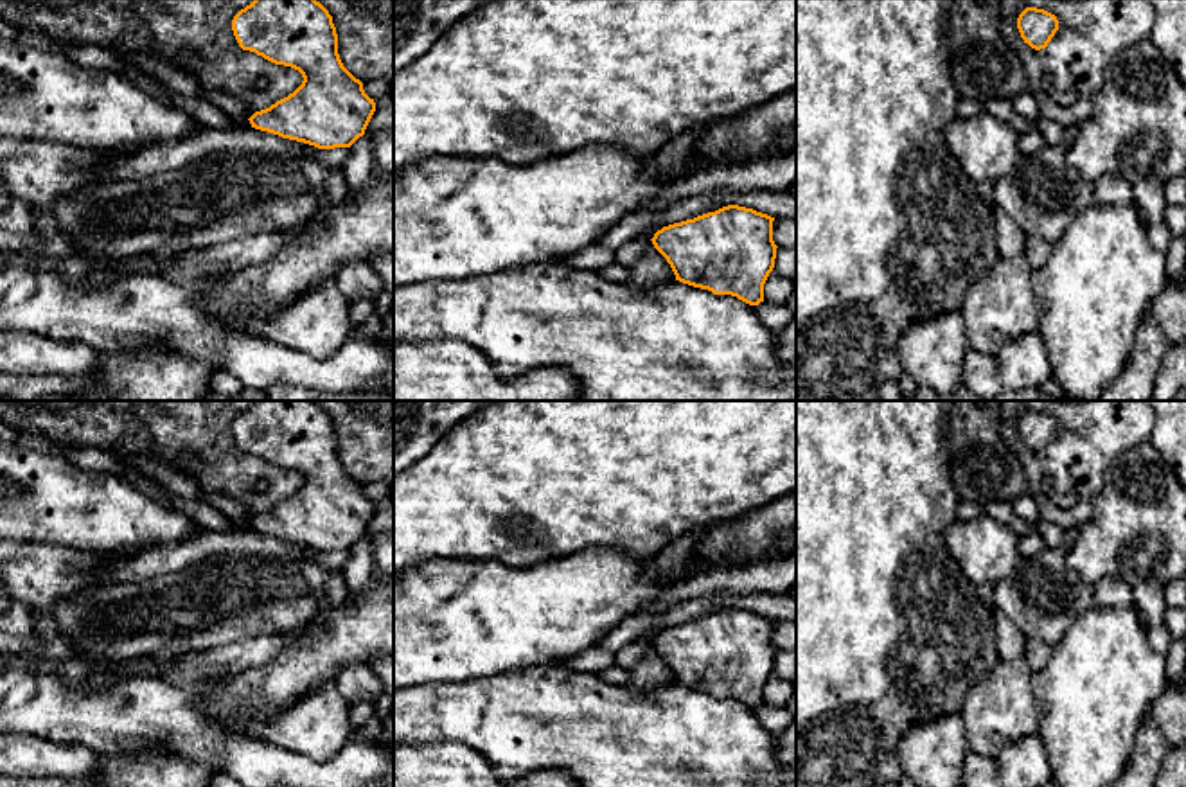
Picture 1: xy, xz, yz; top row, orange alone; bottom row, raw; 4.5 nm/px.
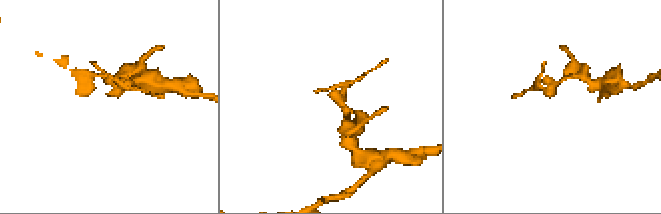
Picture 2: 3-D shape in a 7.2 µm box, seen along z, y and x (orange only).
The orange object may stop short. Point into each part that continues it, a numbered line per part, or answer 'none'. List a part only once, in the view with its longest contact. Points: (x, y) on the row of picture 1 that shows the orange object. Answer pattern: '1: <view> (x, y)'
none

